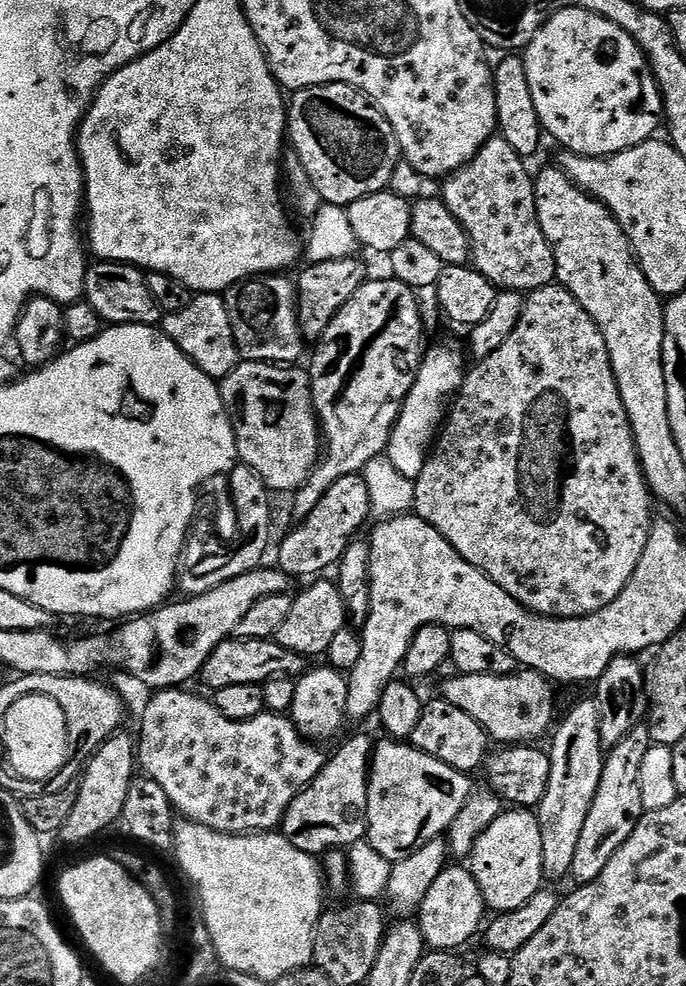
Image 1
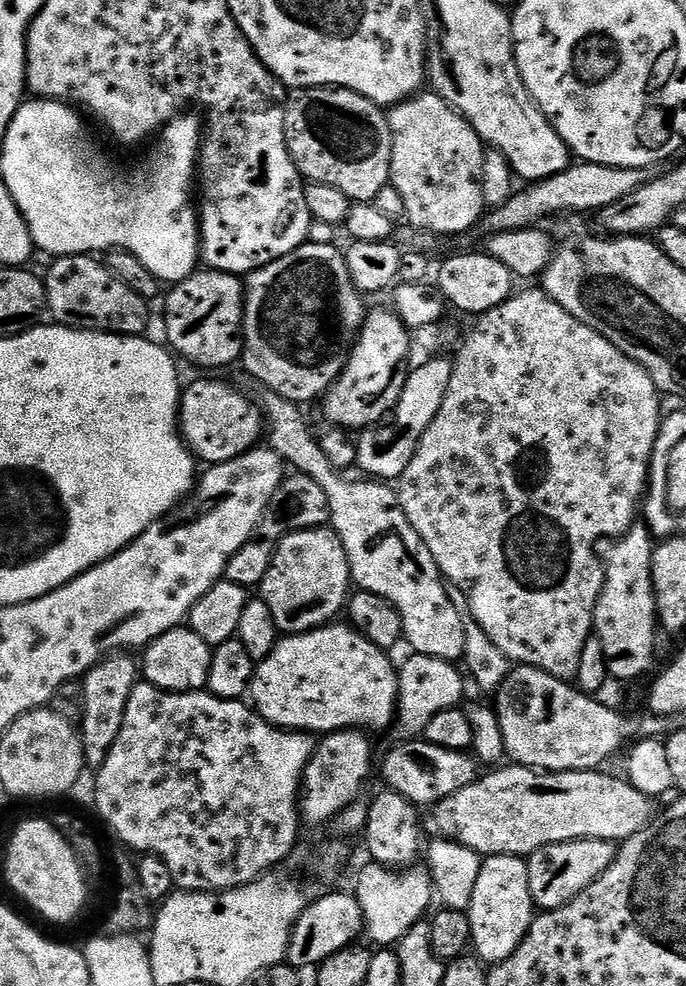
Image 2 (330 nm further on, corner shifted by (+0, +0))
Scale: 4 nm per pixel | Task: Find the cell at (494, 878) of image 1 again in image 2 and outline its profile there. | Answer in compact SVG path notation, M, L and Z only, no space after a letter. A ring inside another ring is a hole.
M486 856L480 861L478 882L467 911L471 951L485 965L500 964L526 938L534 919L534 905L528 881L528 865L519 856Z

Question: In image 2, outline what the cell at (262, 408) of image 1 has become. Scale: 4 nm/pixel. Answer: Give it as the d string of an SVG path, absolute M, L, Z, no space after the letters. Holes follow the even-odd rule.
M196 380L183 389L180 398L178 431L188 451L201 465L211 466L230 462L251 452L261 443L266 432L266 421L261 409L256 408L240 392L235 392L220 380Z

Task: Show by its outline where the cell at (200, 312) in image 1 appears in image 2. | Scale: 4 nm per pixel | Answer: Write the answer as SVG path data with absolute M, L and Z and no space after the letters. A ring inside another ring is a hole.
M197 270L169 292L172 293L168 297L163 297L162 313L168 335L167 347L177 357L185 356L200 368L228 368L241 359L244 351L244 284L241 277L231 276L228 272Z

